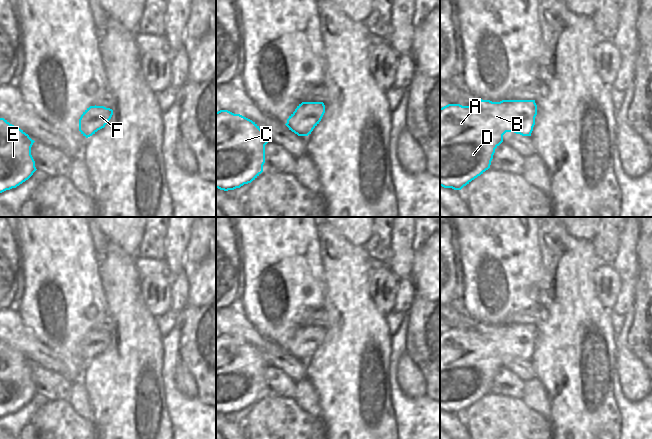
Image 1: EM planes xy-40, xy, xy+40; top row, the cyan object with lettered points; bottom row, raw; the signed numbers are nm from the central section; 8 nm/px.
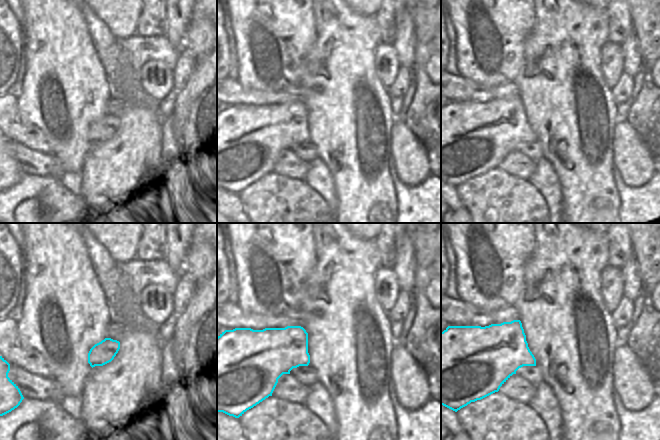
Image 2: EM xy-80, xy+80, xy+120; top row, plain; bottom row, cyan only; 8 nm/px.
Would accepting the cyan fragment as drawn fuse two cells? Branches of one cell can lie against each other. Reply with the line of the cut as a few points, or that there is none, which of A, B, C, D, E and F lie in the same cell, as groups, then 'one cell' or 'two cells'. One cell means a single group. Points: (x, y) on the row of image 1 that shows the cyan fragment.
no cut | A B C D E F | one cell

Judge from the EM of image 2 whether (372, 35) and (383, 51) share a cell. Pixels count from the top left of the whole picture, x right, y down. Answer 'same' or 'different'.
different

